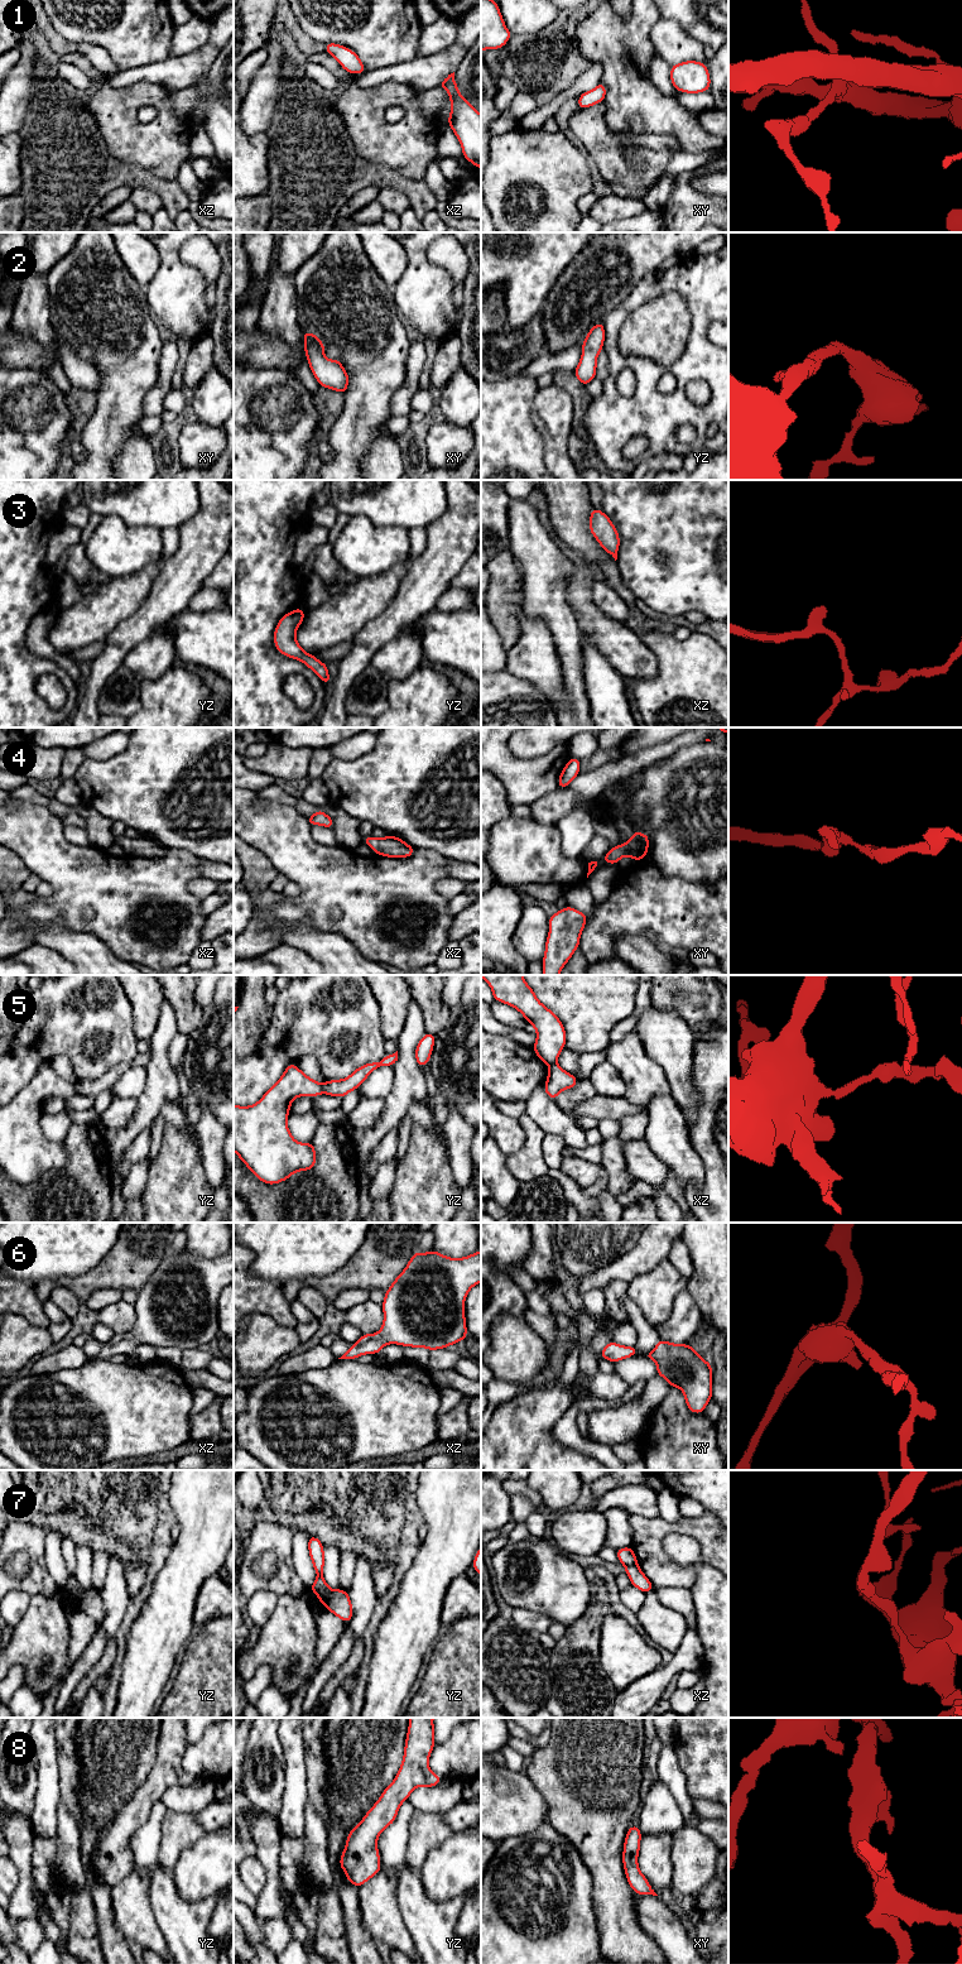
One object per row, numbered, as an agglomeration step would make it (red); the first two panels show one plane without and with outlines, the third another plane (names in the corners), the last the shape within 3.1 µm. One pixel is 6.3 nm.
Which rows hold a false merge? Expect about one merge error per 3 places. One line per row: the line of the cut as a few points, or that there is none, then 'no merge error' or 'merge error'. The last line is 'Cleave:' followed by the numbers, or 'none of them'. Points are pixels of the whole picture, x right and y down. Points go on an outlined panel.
1: no cut | no merge error
2: no cut | no merge error
3: no cut | no merge error
4: no cut | no merge error
5: yz (321, 1084), (323, 1091) | merge error
6: no cut | no merge error
7: yz (332, 1590), (325, 1604) | merge error
8: no cut | no merge error
Cleave: 5, 7

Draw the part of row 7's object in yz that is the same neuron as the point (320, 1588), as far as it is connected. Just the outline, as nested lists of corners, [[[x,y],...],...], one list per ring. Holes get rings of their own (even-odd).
[[[316,1536],[308,1537],[308,1551],[312,1565],[317,1572],[317,1579],[309,1586],[309,1589],[318,1596],[321,1604],[326,1604],[332,1593],[332,1589],[323,1579],[324,1550],[319,1538],[317,1538]]]

